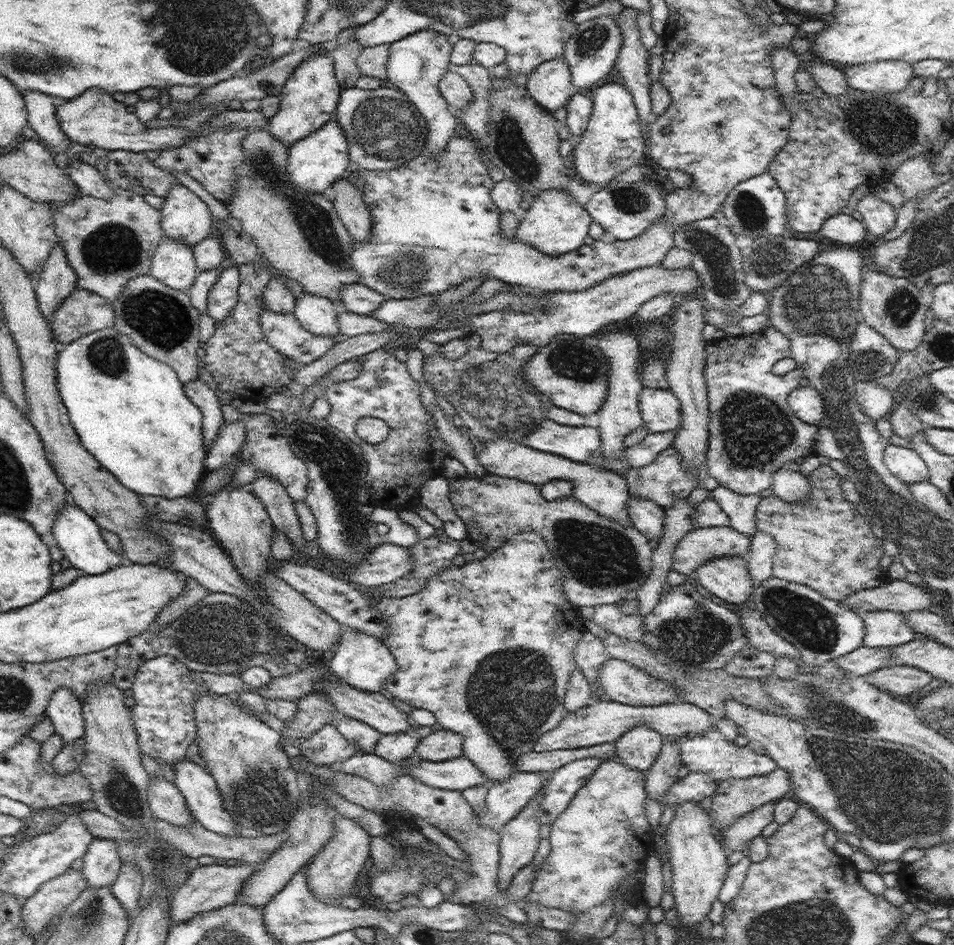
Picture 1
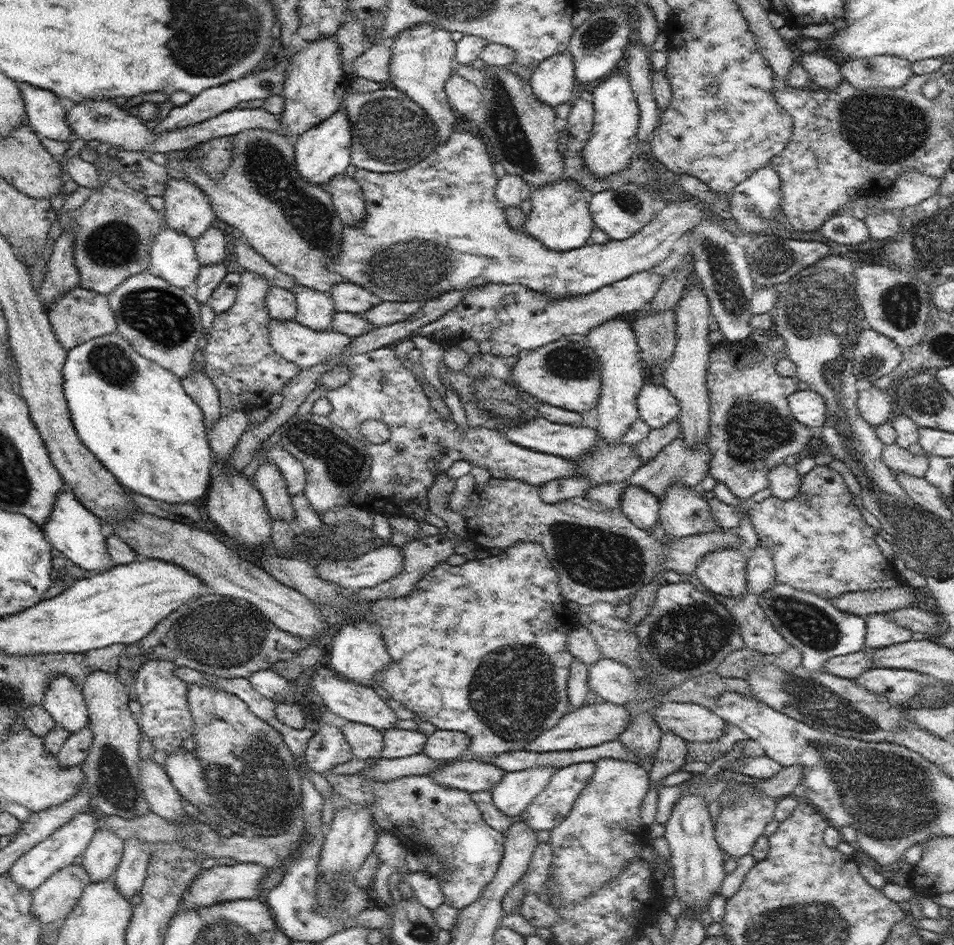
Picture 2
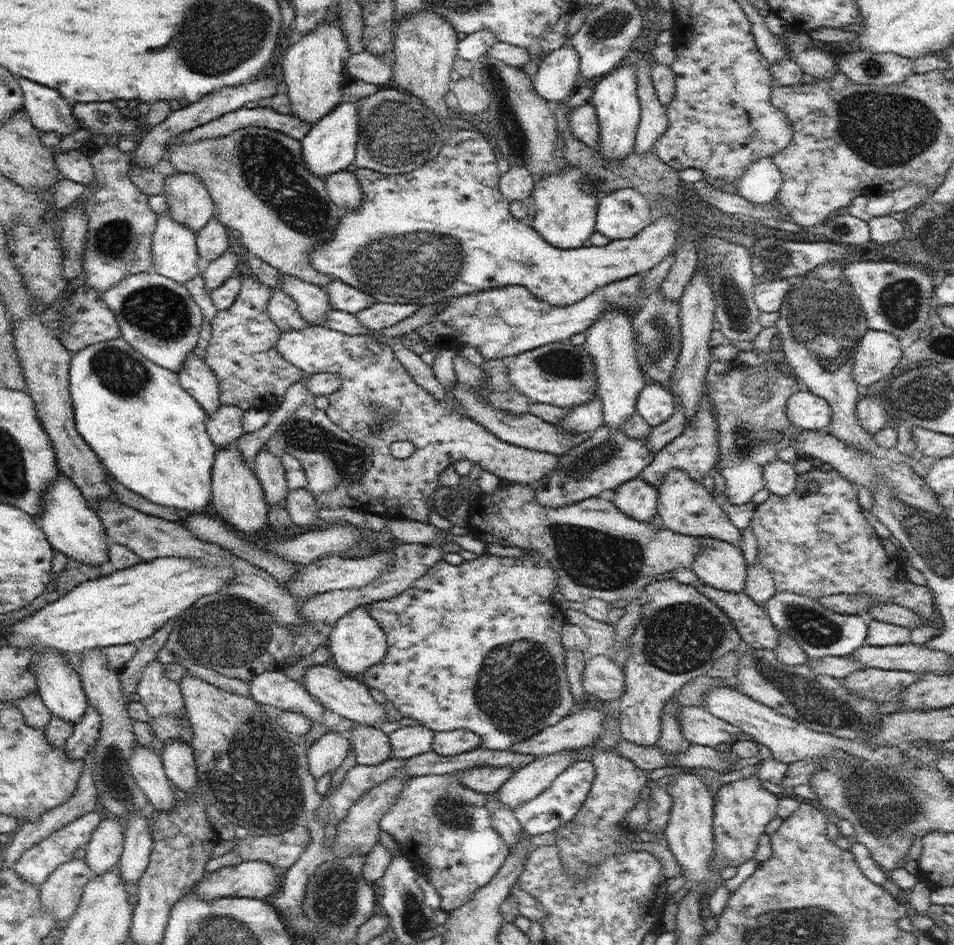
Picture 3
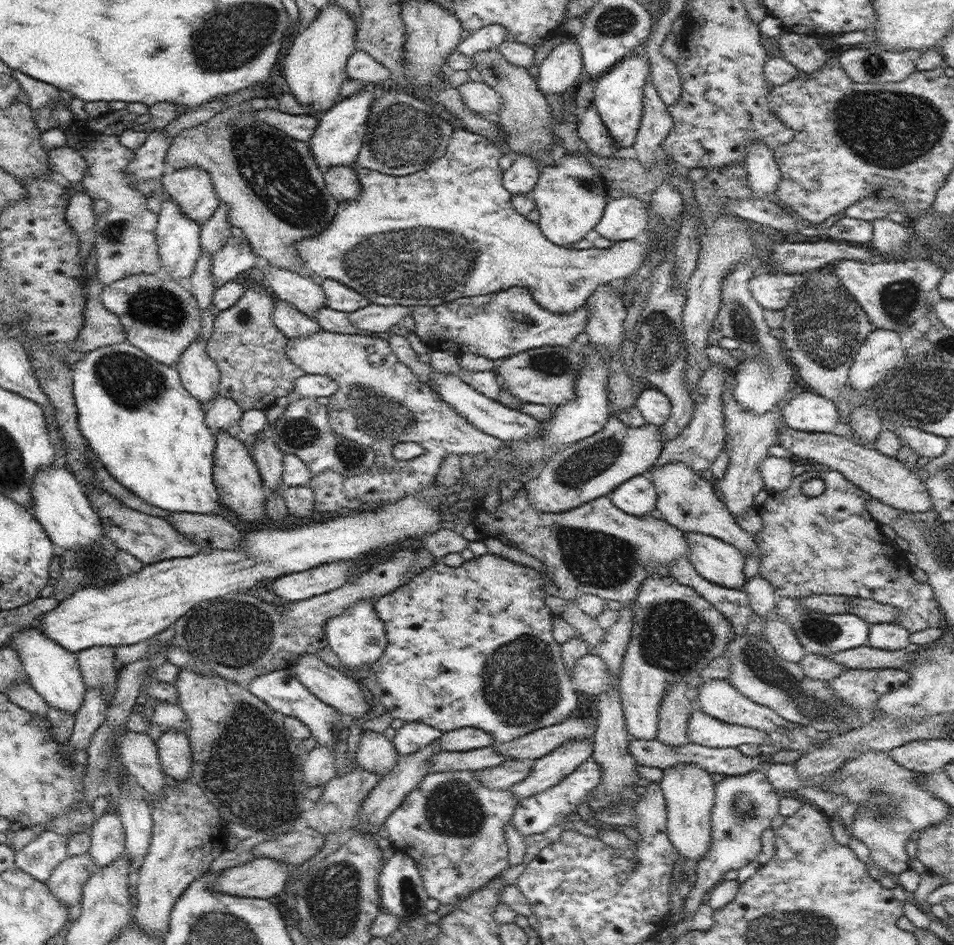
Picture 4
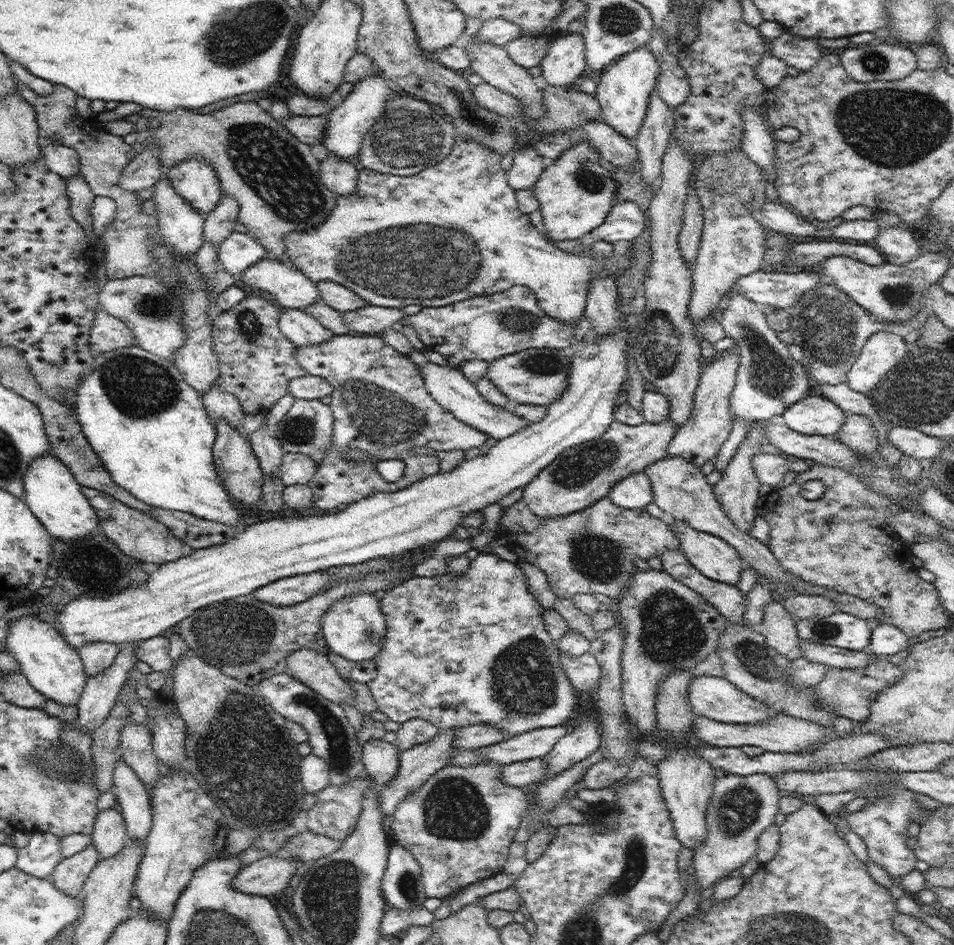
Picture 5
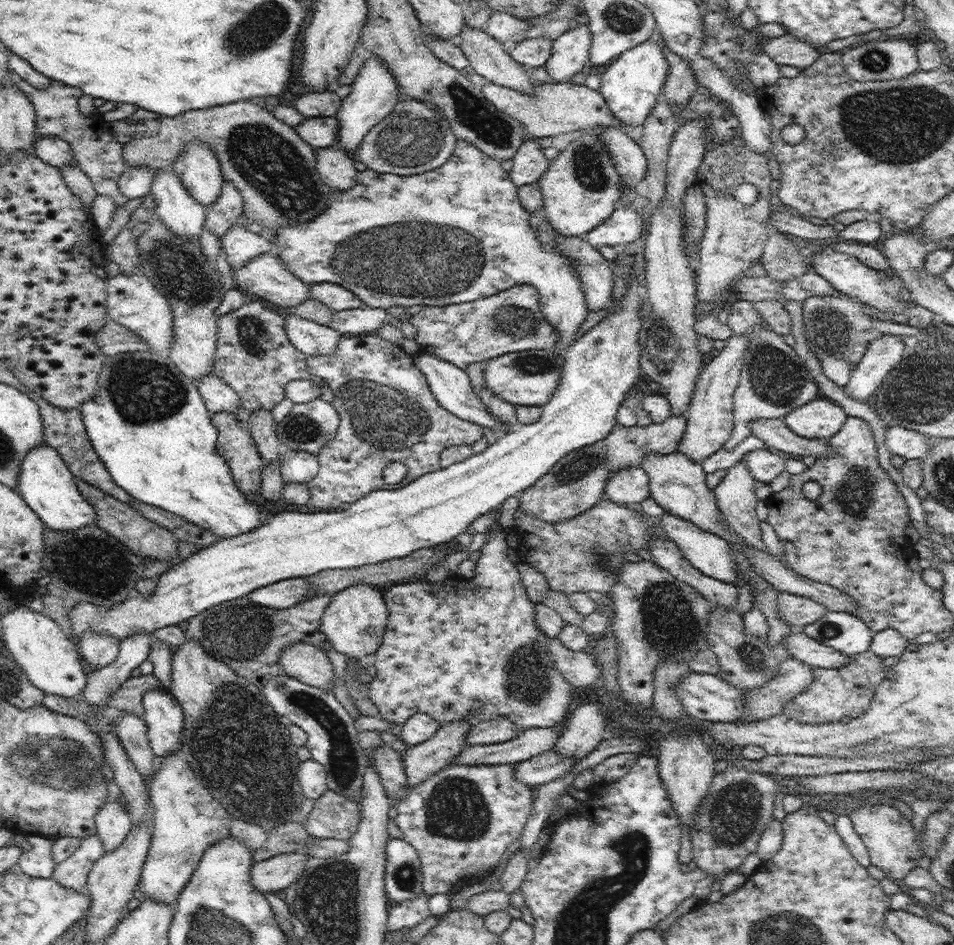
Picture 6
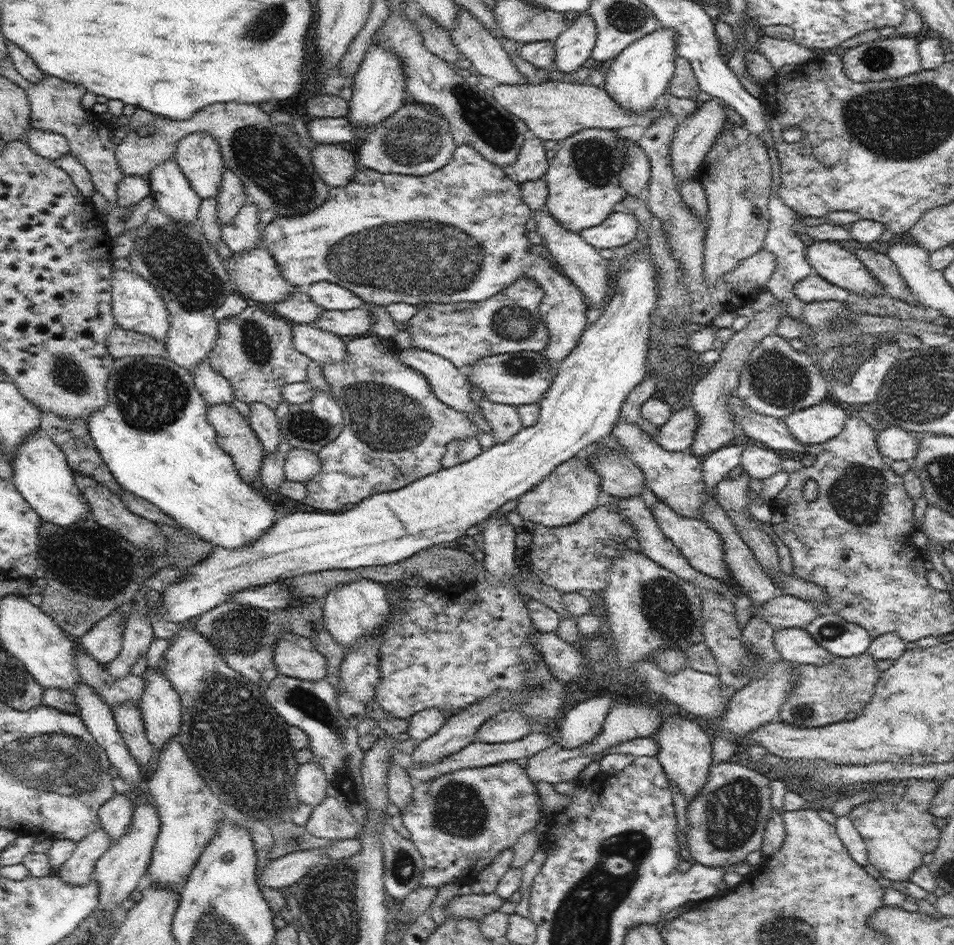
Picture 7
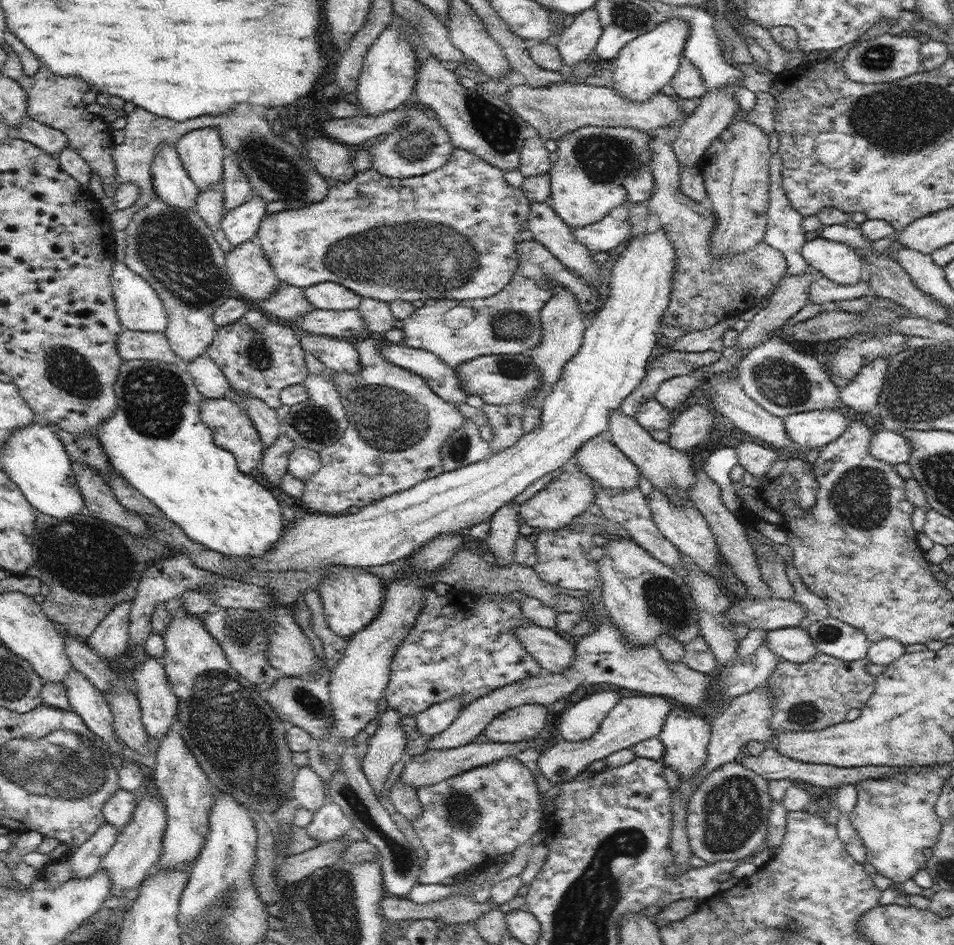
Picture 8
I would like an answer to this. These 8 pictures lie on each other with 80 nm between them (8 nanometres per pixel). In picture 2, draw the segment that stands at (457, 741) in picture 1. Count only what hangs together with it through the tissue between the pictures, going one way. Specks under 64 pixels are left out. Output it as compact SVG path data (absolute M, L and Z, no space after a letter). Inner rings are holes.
M437 729L426 738L422 753L434 757L434 760L453 760L468 752L470 736L464 732Z

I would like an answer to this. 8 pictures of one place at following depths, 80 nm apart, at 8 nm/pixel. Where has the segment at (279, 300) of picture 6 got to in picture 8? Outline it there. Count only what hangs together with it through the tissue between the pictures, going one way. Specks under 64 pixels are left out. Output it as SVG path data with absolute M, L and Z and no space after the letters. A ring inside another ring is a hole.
M256 240L225 254L225 267L234 293L248 301L267 299L282 284Z

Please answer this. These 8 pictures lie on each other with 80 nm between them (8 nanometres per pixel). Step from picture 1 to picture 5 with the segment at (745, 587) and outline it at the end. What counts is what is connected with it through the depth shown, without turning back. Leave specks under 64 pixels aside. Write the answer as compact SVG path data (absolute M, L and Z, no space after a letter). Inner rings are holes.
M670 521L670 525L681 544L681 551L694 568L712 580L737 586L744 562L733 546L689 524Z

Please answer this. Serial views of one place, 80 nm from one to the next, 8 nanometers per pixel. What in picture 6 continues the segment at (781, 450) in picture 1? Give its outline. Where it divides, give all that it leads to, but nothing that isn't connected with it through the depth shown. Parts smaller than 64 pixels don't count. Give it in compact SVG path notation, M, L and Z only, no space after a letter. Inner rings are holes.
M746 460L730 468L728 474L712 490L718 508L729 527L734 529L752 548L767 552L762 540L761 521L756 517L754 483L757 480L746 466Z

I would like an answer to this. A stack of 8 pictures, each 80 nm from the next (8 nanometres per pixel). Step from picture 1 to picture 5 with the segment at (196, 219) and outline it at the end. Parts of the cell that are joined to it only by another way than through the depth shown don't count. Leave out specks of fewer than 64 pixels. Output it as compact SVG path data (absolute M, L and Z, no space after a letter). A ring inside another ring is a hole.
M192 157L165 171L172 188L202 216L212 212L223 198L217 172L206 159Z

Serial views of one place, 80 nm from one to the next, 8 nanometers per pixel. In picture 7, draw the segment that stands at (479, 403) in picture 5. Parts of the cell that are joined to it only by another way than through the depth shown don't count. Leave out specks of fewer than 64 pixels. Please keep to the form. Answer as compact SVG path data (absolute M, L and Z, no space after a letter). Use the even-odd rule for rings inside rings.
M416 347L400 349L397 355L400 362L427 378L432 392L444 404L466 414L481 413L478 403L470 399L471 380L467 371L456 368L443 356Z

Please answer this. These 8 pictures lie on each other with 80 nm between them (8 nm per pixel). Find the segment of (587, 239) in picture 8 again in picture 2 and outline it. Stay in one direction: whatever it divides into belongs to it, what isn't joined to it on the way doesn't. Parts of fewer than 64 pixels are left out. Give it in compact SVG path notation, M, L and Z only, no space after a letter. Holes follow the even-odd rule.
M628 183L616 190L607 189L606 191L594 194L588 203L590 214L596 227L613 240L626 240L630 236L638 233L643 227L656 216L652 206L657 197L654 197L648 189L644 189L635 183Z

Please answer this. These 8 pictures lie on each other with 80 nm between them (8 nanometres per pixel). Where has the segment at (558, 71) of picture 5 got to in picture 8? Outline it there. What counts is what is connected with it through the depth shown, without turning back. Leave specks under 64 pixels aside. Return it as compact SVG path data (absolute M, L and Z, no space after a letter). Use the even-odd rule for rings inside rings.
M594 7L577 14L555 41L565 64L572 67L585 60L595 50L602 33L602 23Z

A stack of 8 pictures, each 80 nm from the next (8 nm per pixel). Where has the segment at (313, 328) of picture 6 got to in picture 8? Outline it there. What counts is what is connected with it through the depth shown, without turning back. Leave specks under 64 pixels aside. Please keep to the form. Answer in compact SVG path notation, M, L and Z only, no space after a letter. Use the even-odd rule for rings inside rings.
M305 333L300 342L305 352L312 352L333 372L356 374L361 371L358 349L344 339Z

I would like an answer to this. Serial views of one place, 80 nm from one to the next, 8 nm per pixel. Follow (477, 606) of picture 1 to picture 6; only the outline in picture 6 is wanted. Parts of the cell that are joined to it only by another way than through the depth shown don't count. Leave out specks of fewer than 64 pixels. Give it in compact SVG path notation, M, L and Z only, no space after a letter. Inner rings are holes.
M502 530L488 533L488 541L481 548L481 556L476 563L476 574L470 579L448 576L442 583L434 583L427 579L417 578L417 580L412 580L408 583L397 582L384 589L384 600L389 610L389 617L387 618L383 639L375 652L376 664L374 666L378 672L376 672L376 678L368 683L370 699L380 711L380 718L397 726L398 724L406 723L410 717L418 713L426 713L432 716L434 721L438 722L440 726L444 726L444 724L453 723L454 720L472 721L472 718L478 718L477 721L482 721L494 720L494 717L503 716L511 718L512 724L520 732L536 727L555 727L566 718L569 705L573 699L570 695L572 686L562 677L562 674L558 673L558 669L556 669L556 665L554 665L554 661L550 657L549 638L537 625L535 604L526 595L526 589L520 580L516 563L512 562L506 555L506 550L509 547L506 543L506 537L509 532L508 530Z

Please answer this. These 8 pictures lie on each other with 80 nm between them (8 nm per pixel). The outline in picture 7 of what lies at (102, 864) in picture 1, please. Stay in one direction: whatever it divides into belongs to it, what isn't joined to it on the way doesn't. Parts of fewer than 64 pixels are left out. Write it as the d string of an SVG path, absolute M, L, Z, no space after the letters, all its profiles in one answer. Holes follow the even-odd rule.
M129 794L115 795L98 812L101 828L108 832L112 842L118 842L132 824L137 802Z

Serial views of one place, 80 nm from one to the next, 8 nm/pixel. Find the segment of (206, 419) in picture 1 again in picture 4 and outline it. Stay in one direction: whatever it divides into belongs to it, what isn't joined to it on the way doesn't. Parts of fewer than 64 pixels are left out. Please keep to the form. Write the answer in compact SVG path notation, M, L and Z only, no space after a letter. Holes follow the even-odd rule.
M201 337L194 340L180 355L176 367L184 388L201 402L206 412L221 379L218 365L208 356L207 341Z

